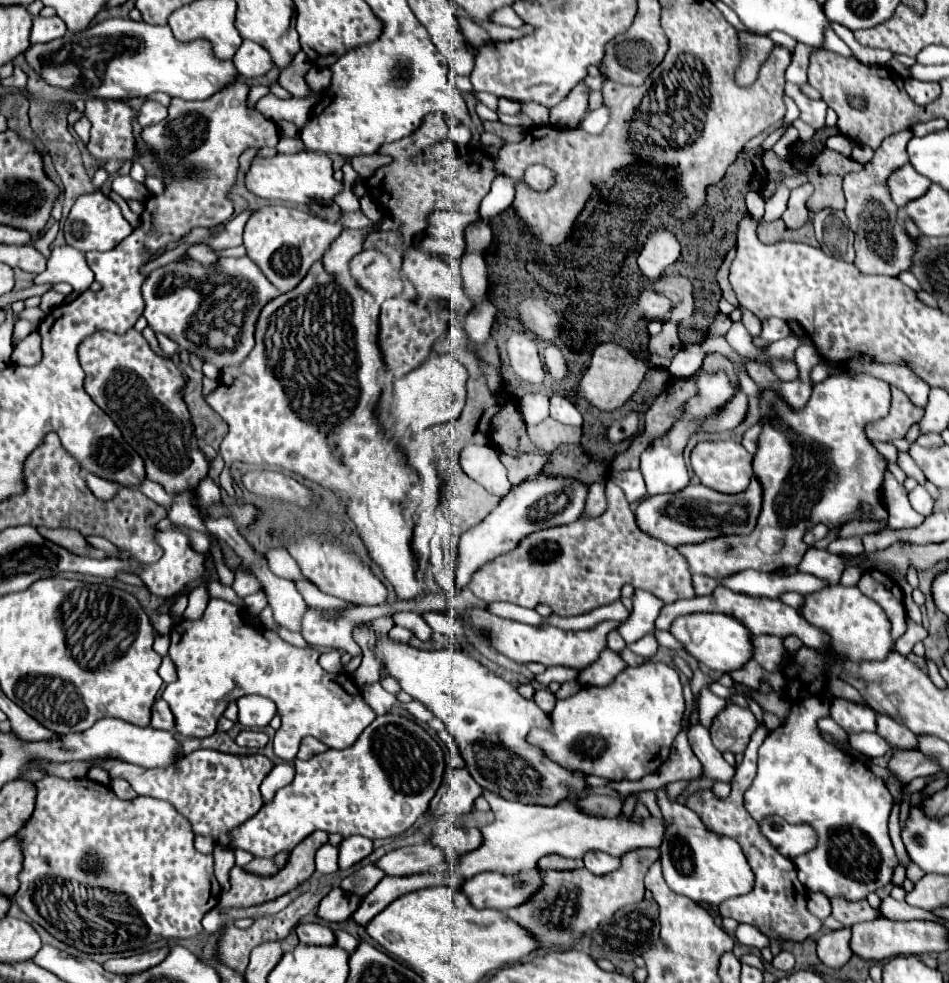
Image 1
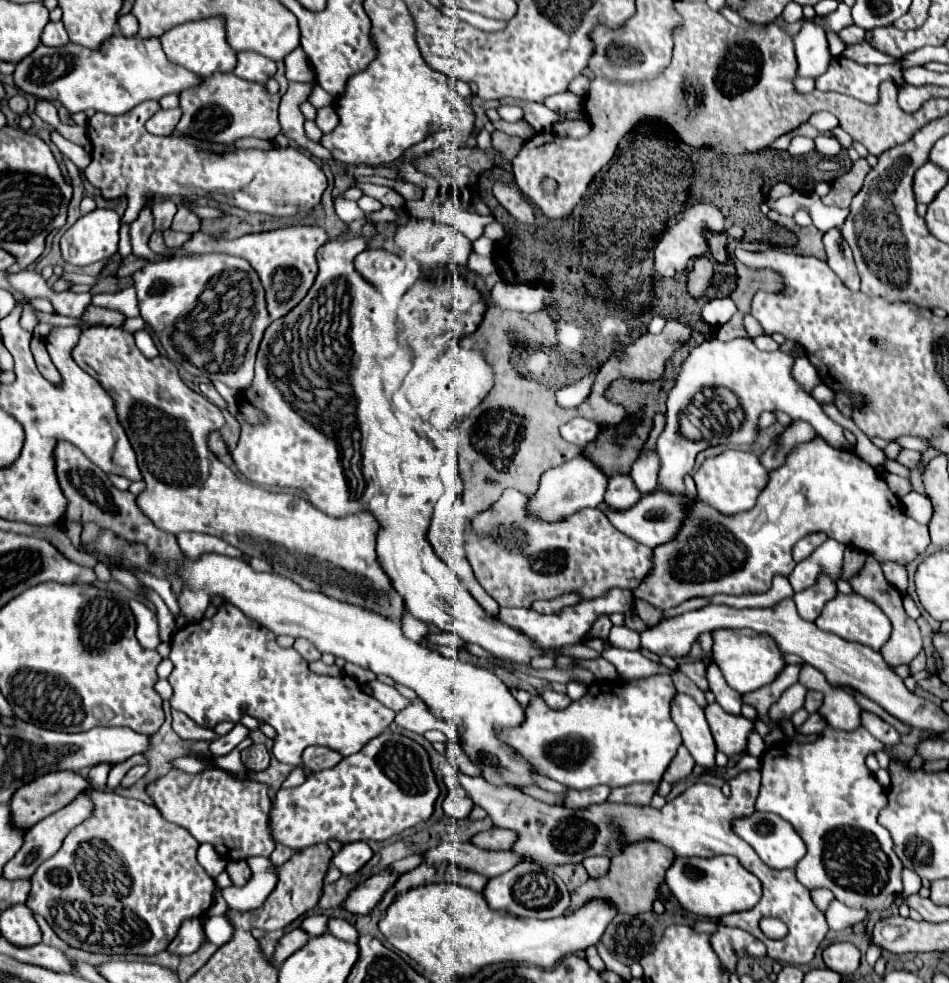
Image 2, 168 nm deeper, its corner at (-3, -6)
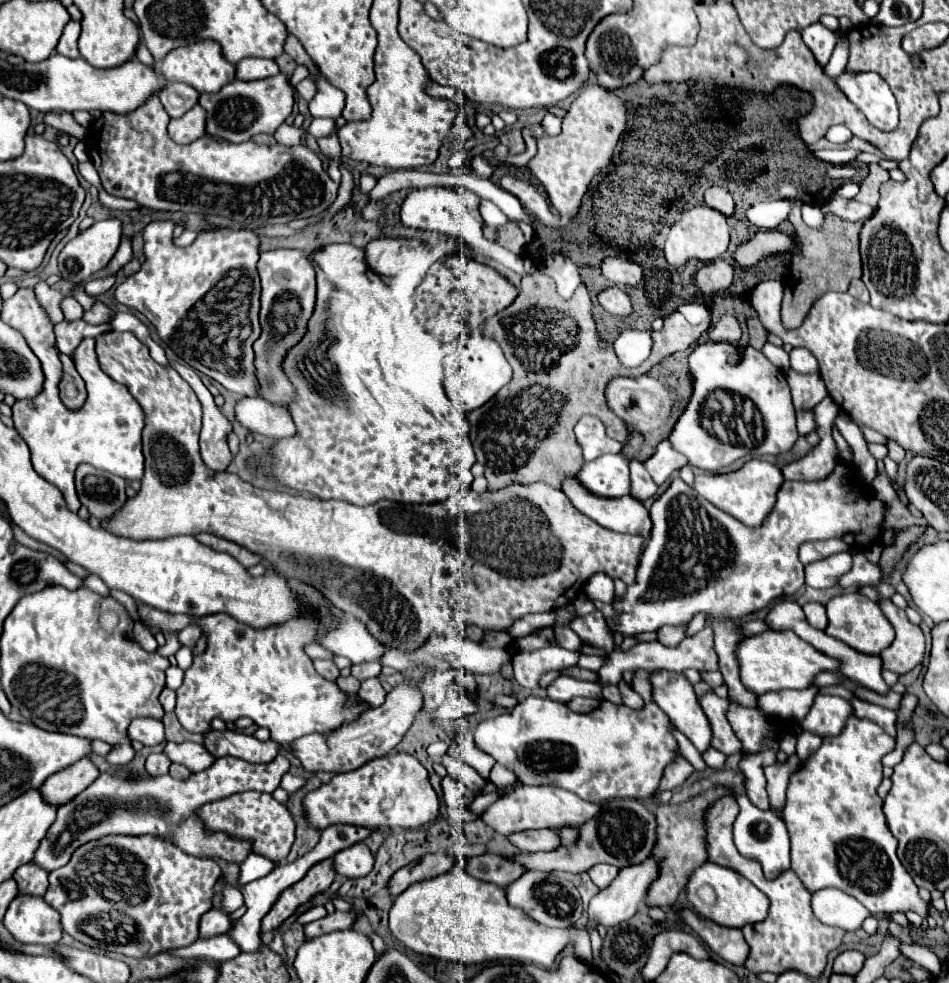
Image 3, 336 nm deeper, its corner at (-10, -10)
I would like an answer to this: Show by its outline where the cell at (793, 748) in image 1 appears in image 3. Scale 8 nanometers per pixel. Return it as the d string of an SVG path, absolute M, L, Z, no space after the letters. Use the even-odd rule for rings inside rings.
M850 715L844 731L840 731L836 737L822 739L822 747L816 751L816 755L812 755L806 765L792 773L784 807L784 823L792 841L792 869L802 879L802 883L810 887L808 891L814 893L824 887L836 887L858 899L872 915L916 911L926 917L928 903L920 899L912 877L904 871L896 857L896 839L888 831L882 813L882 799L876 793L882 781L882 757L894 749L894 743L896 739L880 725Z

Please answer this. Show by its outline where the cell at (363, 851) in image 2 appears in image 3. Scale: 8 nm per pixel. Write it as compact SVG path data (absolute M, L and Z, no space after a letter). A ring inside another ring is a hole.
M356 843L334 855L334 867L344 877L364 877L372 871L374 855L364 843Z

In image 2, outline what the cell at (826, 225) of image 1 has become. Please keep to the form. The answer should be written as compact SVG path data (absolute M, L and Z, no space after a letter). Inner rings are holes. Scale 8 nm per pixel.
M837 227L825 231L823 243L825 243L825 253L827 253L827 265L845 281L849 289L859 291L859 275L853 261L853 253L847 241L843 239L841 231Z

